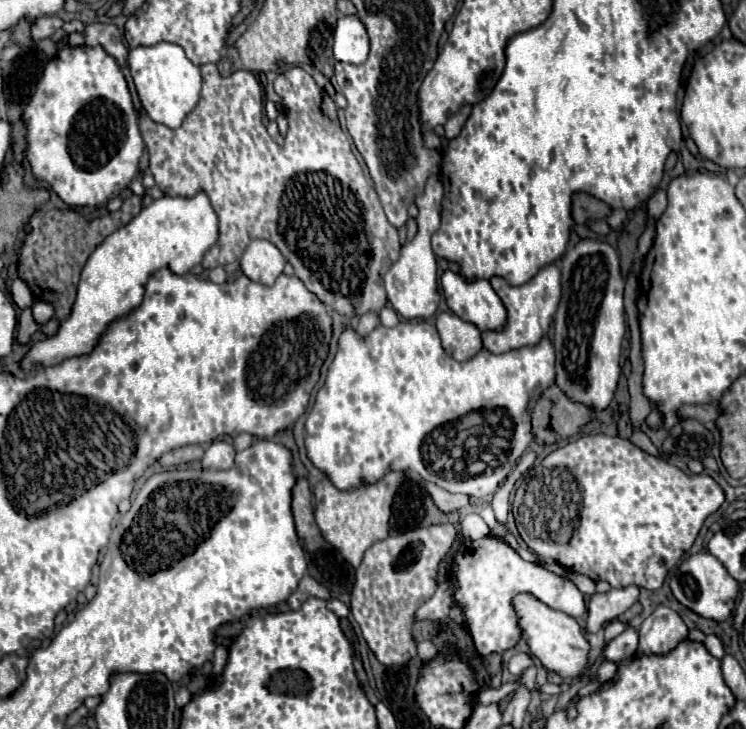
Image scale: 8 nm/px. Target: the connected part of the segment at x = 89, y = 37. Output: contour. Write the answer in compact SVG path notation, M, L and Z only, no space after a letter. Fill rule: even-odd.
M103 22L85 24L83 36L85 36L85 44L87 46L101 44L111 56L115 56L115 60L119 62L119 66L125 66L125 60L127 60L129 50L125 48L125 44L121 40L121 32L119 32L117 26L103 24Z

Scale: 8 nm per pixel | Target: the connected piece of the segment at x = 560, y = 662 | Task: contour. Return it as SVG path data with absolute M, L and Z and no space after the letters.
M527 592L515 594L511 604L513 604L515 616L517 616L517 624L527 640L529 652L533 656L537 656L547 670L557 672L563 678L573 678L585 668L589 642L587 642L583 630L579 628L579 624L575 622L575 618L571 618L565 612L549 608L547 604L539 602L533 594L527 594Z

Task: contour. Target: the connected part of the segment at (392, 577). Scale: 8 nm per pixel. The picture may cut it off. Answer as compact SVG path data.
M431 524L389 536L365 552L361 566L355 570L351 614L383 666L407 664L417 656L417 642L411 634L415 612L435 594L439 564L449 554L455 540L457 528L453 524Z

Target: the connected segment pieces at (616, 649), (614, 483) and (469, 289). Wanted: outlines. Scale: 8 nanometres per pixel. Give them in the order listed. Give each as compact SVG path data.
M627 628L625 632L621 632L619 636L615 636L613 640L609 640L603 646L603 656L605 656L605 660L611 660L611 662L621 662L621 660L633 658L637 652L637 644L639 644L637 630Z
M591 434L573 440L551 454L547 454L541 464L531 468L531 478L539 474L539 470L551 470L551 466L563 466L563 470L571 470L575 478L579 478L579 486L583 486L583 506L579 506L579 530L563 542L563 546L543 546L543 542L531 542L531 530L523 526L523 522L515 522L523 542L543 560L555 560L563 568L571 572L579 572L589 576L593 582L605 580L613 588L623 588L635 584L639 588L657 590L663 586L669 570L679 562L679 558L693 546L705 518L713 514L725 500L725 492L721 486L707 474L685 474L683 470L671 466L669 462L649 456L647 452L633 446L629 440L619 436Z
M445 270L441 276L449 308L463 320L473 322L479 330L499 330L507 312L487 280L467 280L461 274Z

